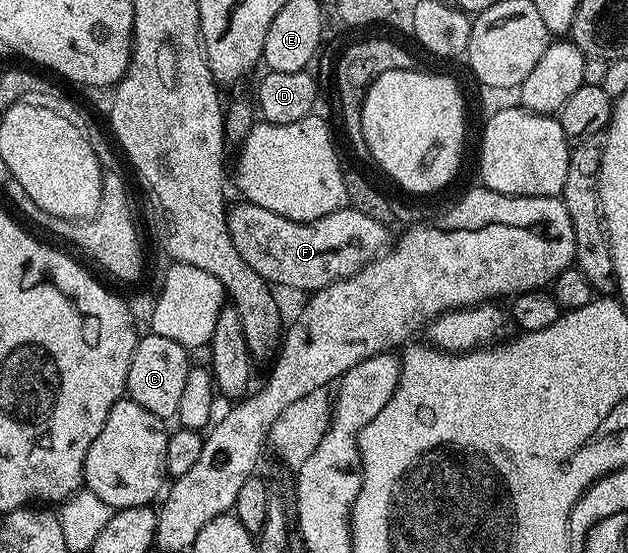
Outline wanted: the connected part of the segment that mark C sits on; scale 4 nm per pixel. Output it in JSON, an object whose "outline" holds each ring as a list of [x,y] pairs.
{"outline":[[[150,333],[144,334],[135,345],[133,361],[129,361],[129,377],[127,378],[127,395],[141,409],[149,409],[149,413],[164,421],[174,420],[177,416],[177,405],[181,401],[181,392],[185,389],[185,377],[189,370],[187,363],[188,348],[182,347],[169,337],[161,337]]]}

